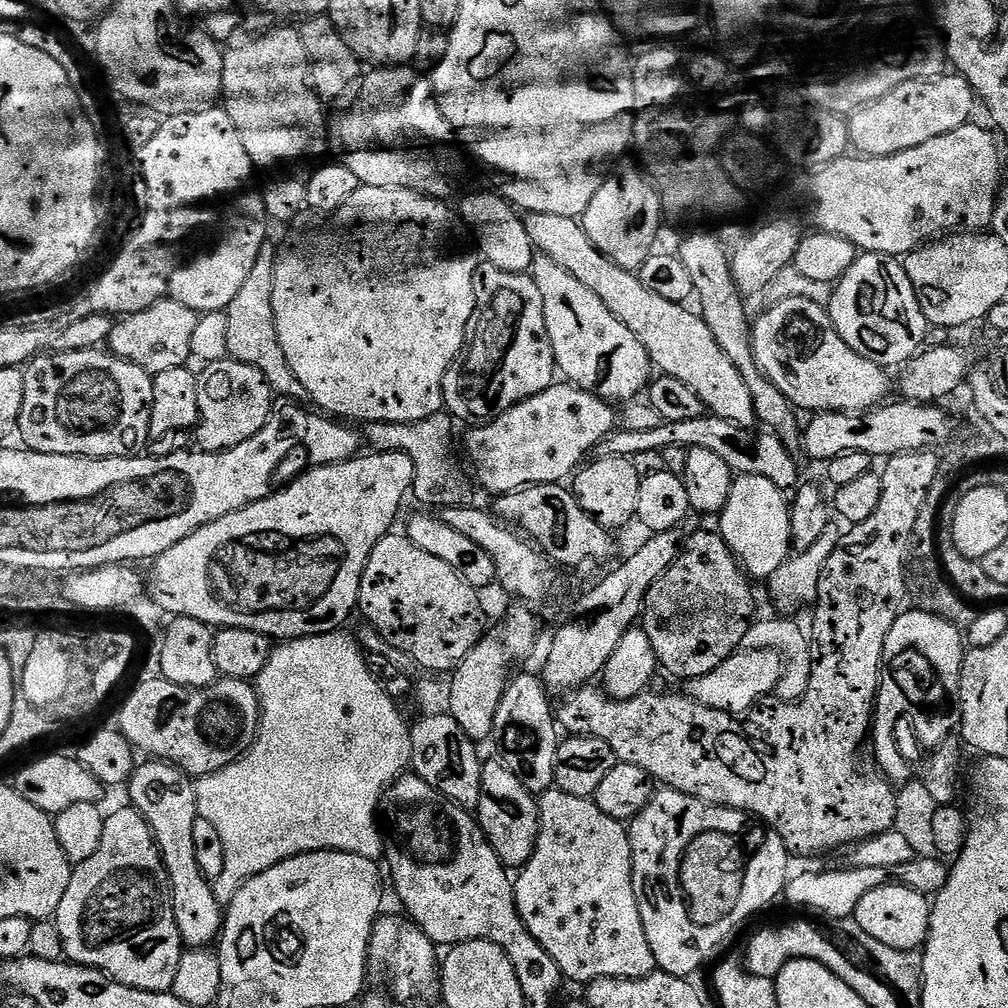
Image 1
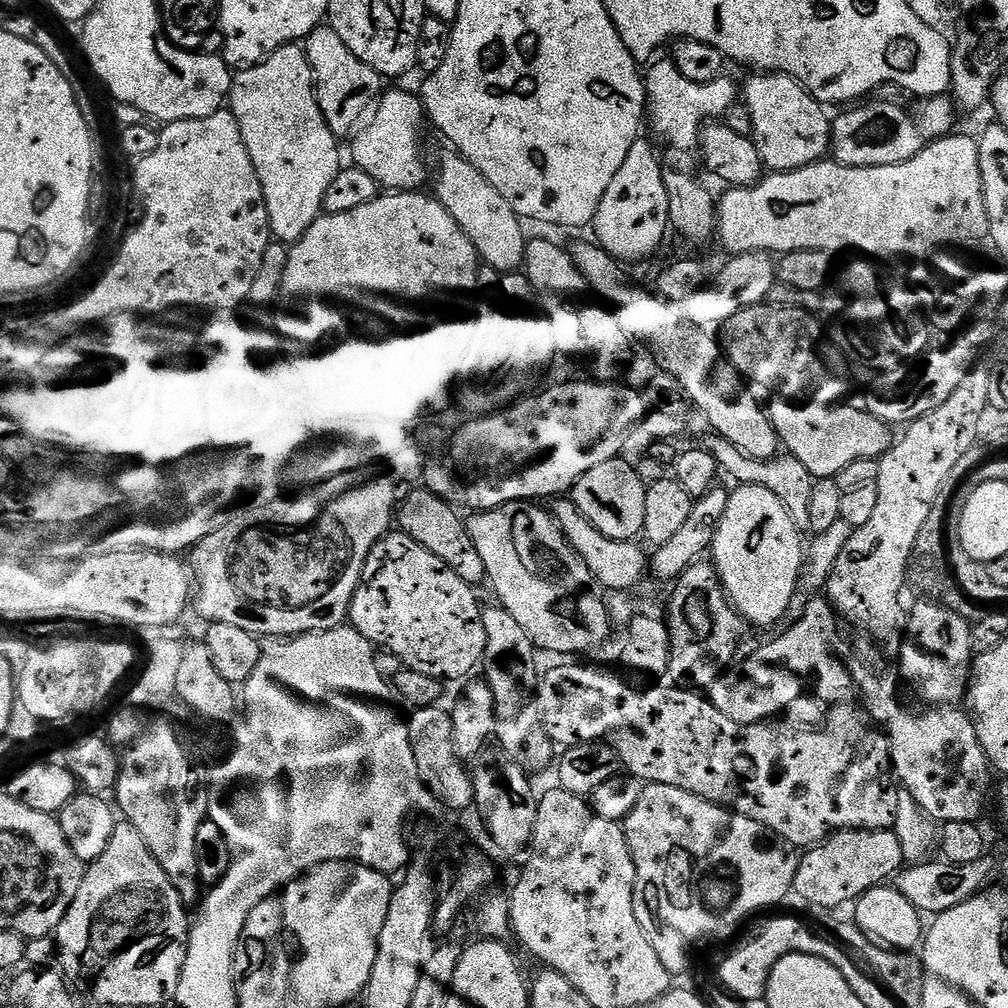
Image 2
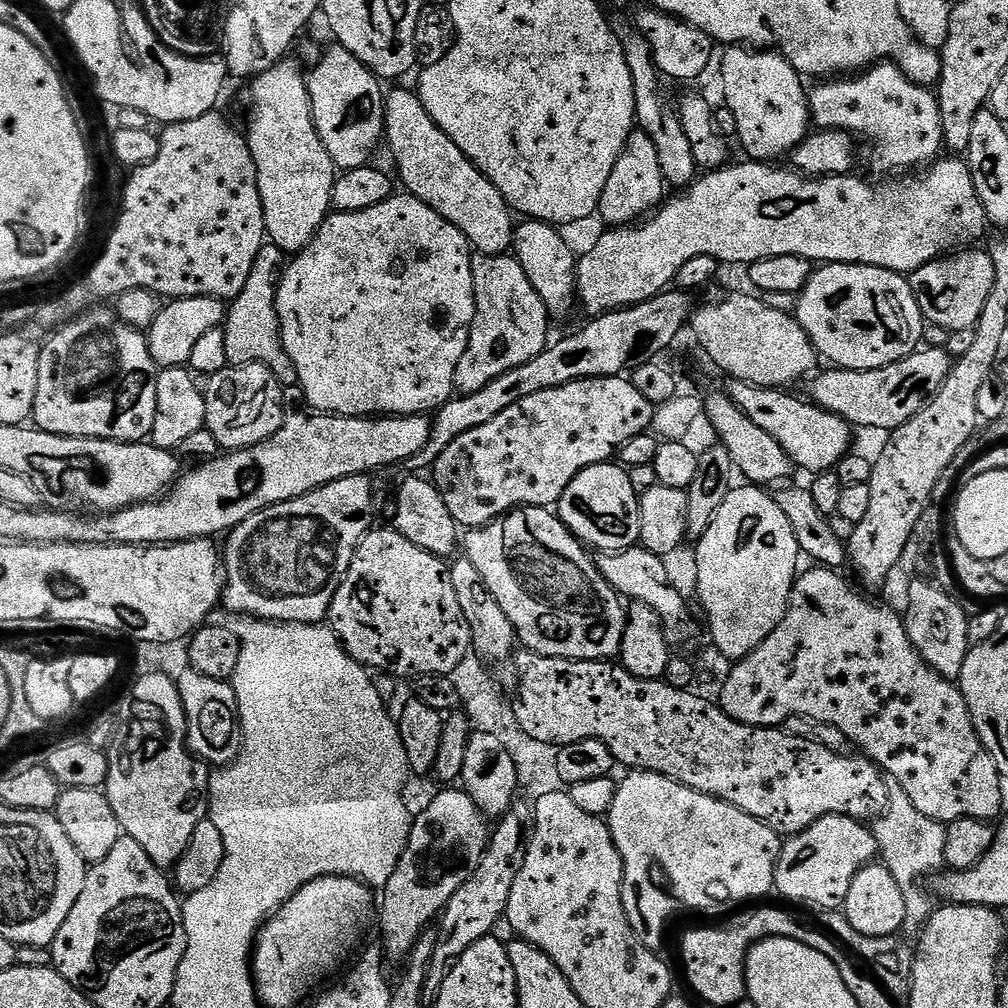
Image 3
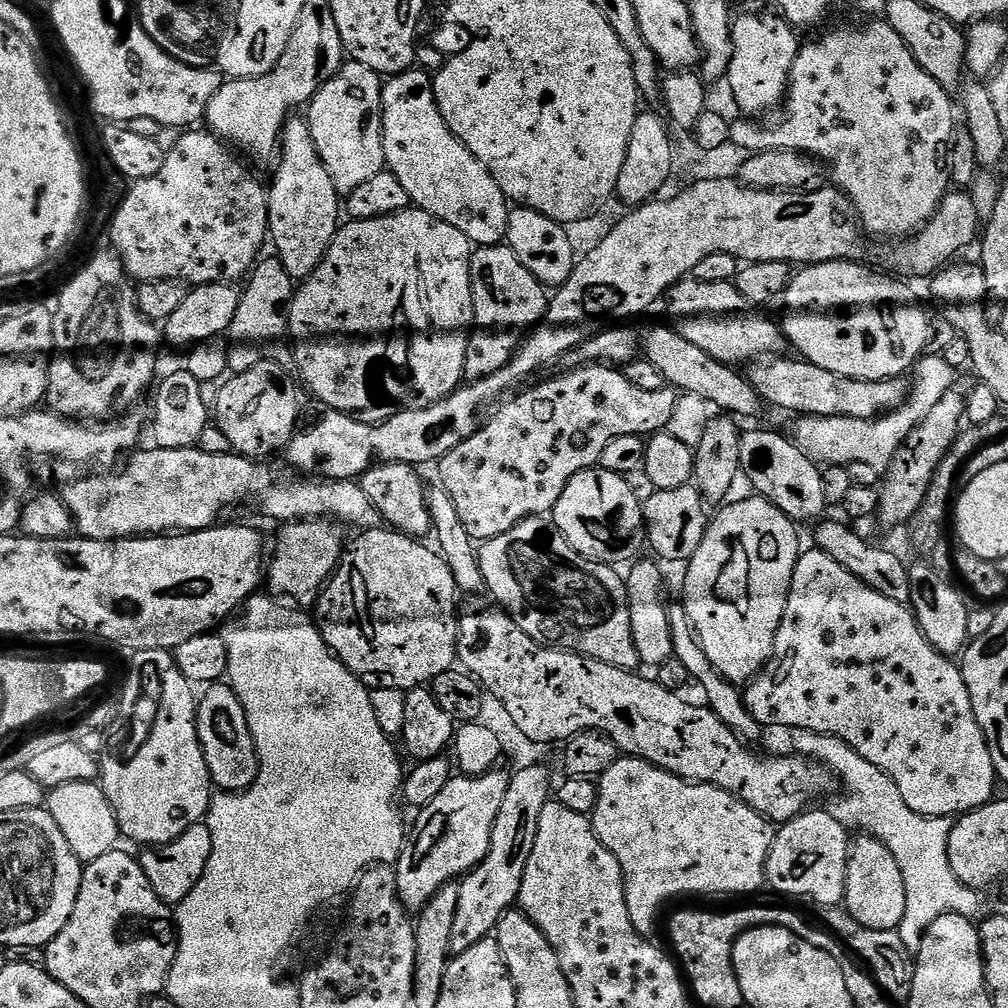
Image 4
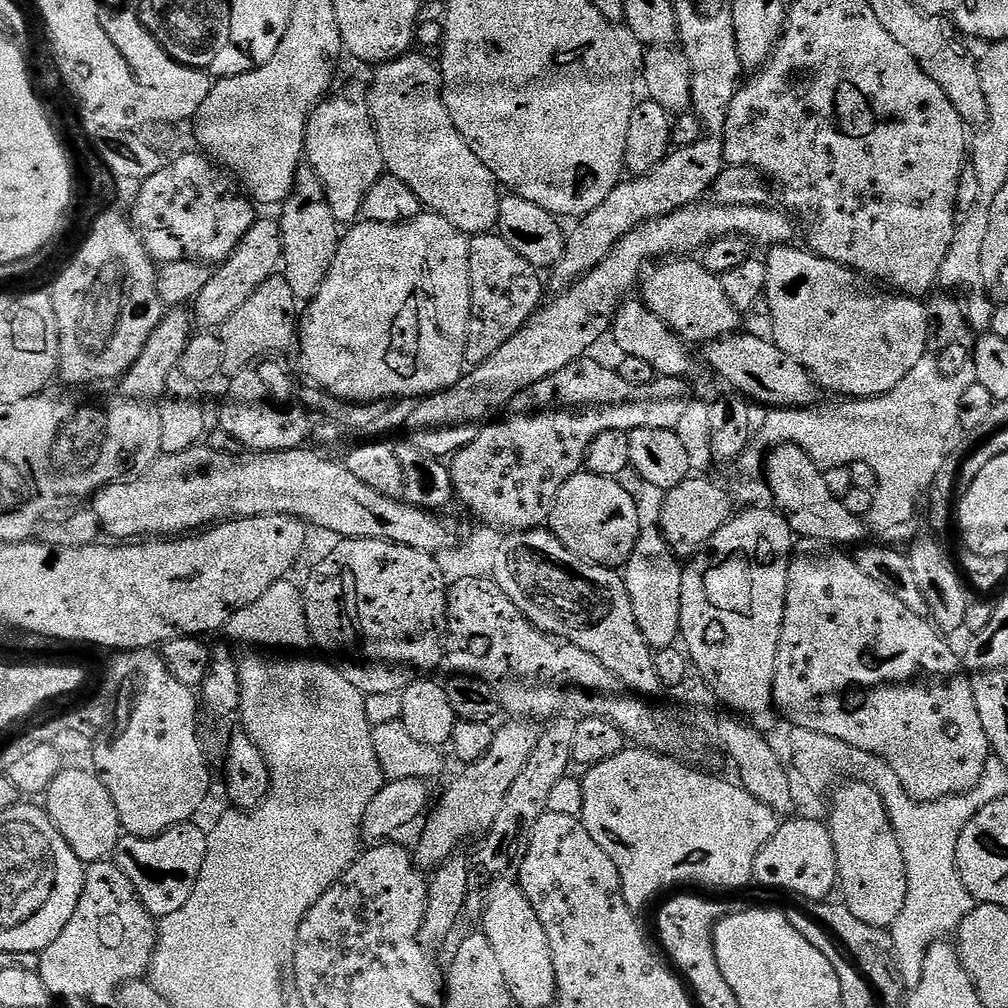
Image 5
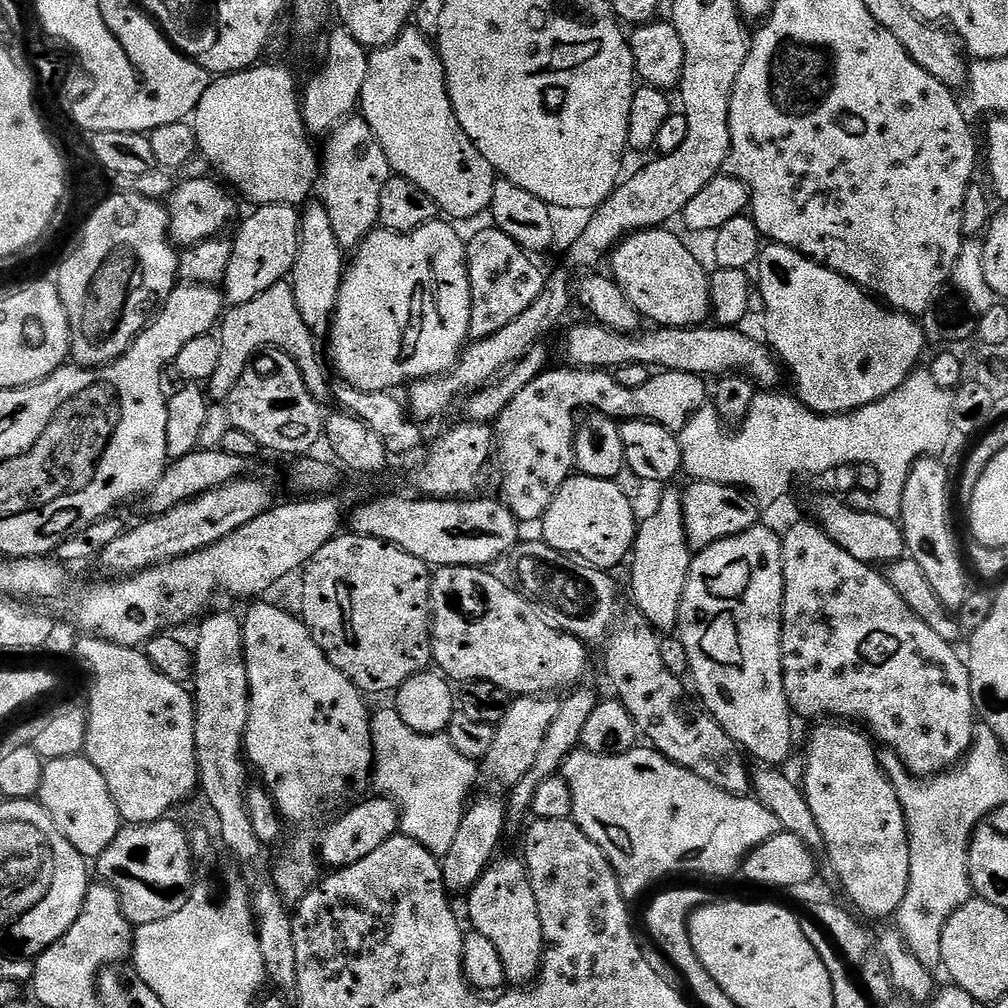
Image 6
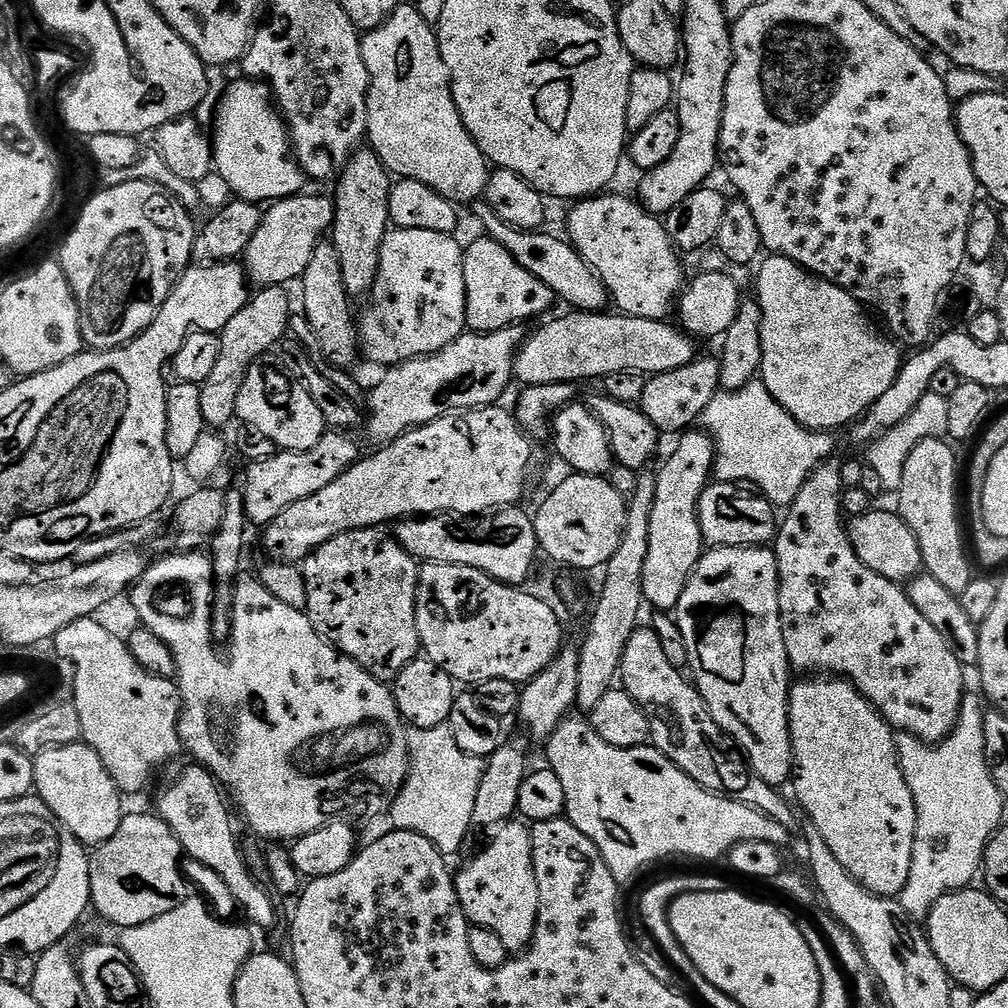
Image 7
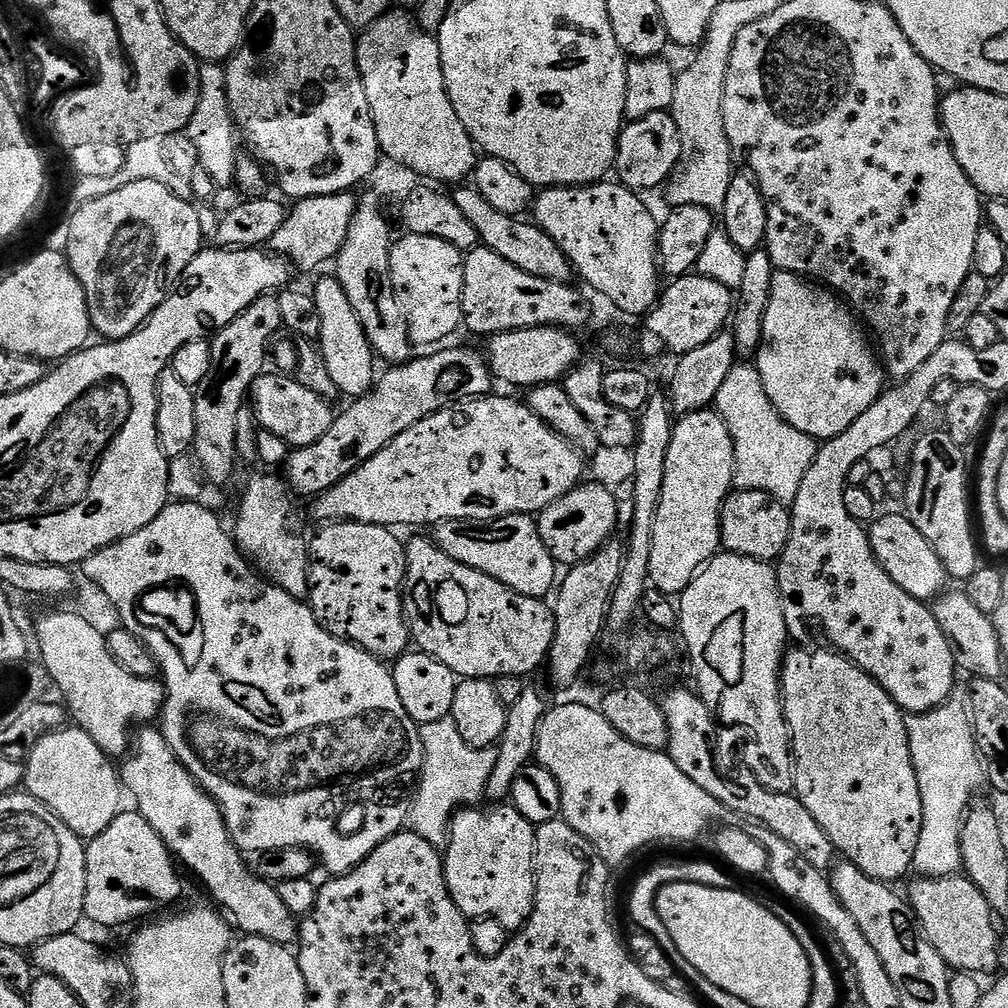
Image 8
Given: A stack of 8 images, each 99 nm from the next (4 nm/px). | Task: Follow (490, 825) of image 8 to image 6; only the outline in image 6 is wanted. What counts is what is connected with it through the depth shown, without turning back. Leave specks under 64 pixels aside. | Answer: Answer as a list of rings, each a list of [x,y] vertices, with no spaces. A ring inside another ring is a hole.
[[[523,859],[500,860],[487,867],[482,878],[467,893],[468,920],[471,931],[482,934],[482,938],[490,938],[498,950],[498,958],[502,958],[502,970],[505,981],[512,986],[528,986],[540,975],[540,966],[544,963],[544,935],[542,934],[542,918],[538,914],[538,902],[534,898],[534,886],[530,886],[528,867]]]

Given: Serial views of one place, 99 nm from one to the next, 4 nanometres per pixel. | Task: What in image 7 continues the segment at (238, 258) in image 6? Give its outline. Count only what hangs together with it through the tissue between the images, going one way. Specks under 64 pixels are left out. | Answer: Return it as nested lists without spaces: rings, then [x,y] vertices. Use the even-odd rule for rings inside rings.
[[[301,194],[277,200],[261,215],[260,225],[250,238],[250,246],[242,257],[242,267],[257,289],[288,286],[291,280],[299,281],[314,250],[331,229],[336,213],[335,203],[324,196]]]

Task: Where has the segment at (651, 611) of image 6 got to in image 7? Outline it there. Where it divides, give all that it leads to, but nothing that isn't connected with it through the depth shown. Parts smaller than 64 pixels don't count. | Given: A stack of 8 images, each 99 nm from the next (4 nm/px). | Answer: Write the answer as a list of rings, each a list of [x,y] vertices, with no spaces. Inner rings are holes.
[[[689,430],[679,437],[676,449],[668,456],[668,461],[655,473],[656,493],[654,510],[650,510],[650,550],[646,553],[646,567],[642,569],[642,590],[645,601],[660,612],[671,613],[686,590],[686,582],[706,551],[702,530],[698,526],[698,502],[707,490],[714,476],[716,466],[716,446],[711,436],[703,430]]]

